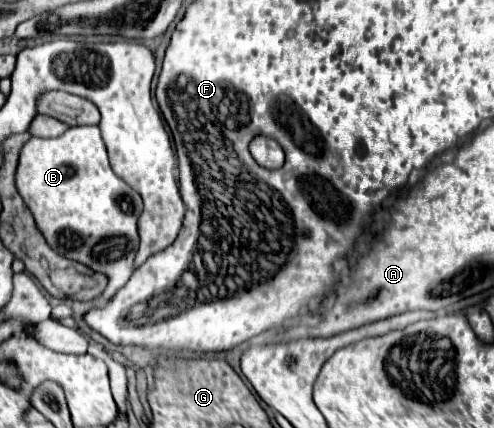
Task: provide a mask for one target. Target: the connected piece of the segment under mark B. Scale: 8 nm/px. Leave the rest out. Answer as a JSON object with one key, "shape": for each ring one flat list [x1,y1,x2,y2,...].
{"shape":[[70,127,54,139,32,137,22,147,16,187,54,251,108,277,102,293,108,303,132,275,142,197,112,171,100,129]]}

